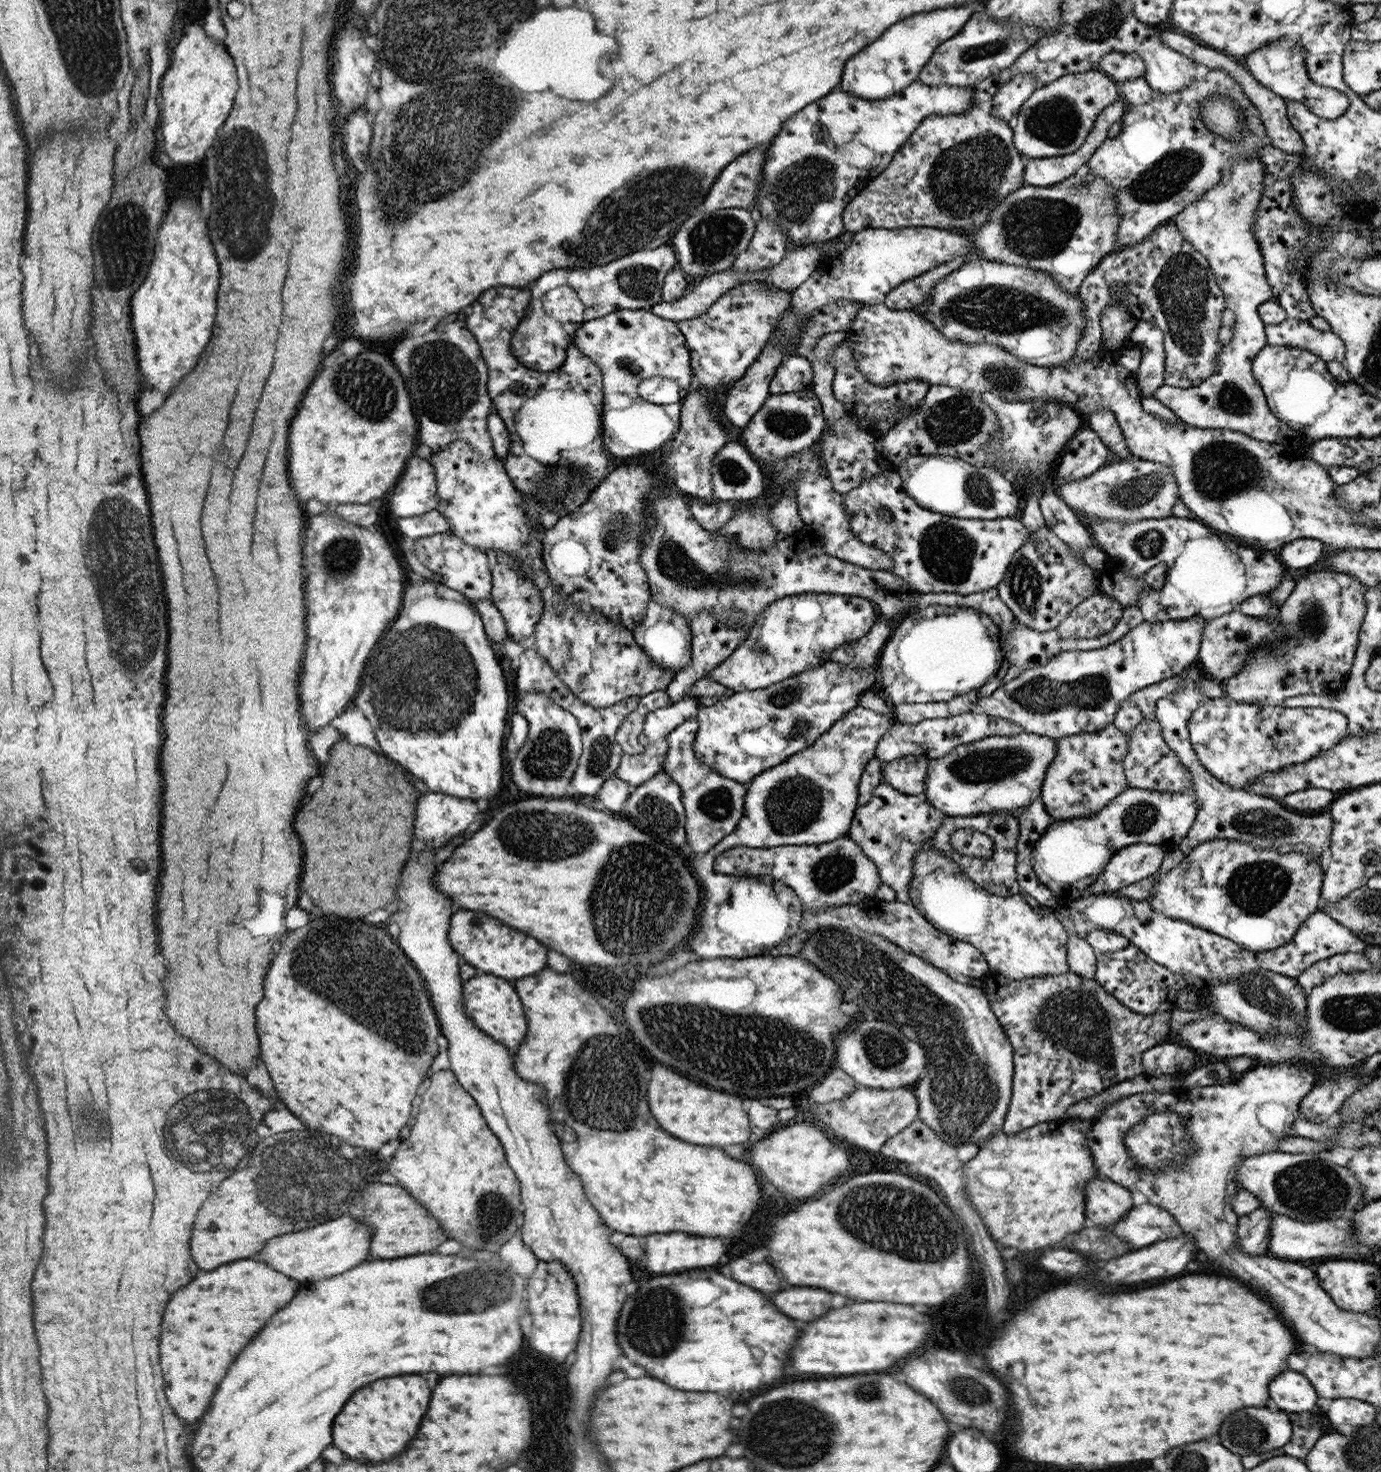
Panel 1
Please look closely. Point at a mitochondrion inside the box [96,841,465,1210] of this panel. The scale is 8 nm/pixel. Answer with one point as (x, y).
(384, 1001)

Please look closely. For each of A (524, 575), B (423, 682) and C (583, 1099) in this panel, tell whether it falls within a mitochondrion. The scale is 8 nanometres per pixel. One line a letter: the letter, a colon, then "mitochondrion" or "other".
A: other
B: mitochondrion
C: mitochondrion

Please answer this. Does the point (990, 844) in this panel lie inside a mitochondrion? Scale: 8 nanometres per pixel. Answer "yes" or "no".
no

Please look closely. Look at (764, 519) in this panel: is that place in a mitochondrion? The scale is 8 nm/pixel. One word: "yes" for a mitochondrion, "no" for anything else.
no

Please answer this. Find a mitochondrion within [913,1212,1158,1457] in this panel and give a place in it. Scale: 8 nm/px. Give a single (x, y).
(966, 1389)

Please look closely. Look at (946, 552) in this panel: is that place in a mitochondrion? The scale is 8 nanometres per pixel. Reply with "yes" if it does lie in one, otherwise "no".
yes

